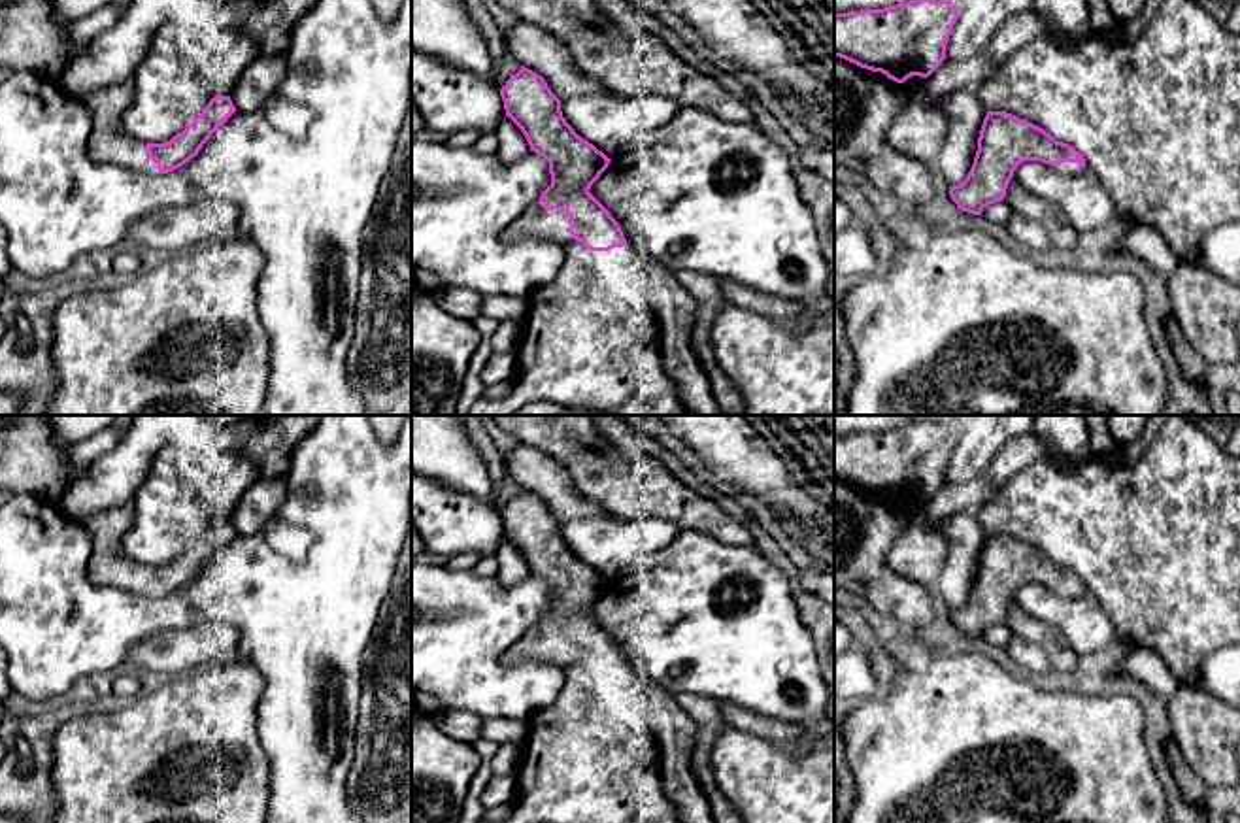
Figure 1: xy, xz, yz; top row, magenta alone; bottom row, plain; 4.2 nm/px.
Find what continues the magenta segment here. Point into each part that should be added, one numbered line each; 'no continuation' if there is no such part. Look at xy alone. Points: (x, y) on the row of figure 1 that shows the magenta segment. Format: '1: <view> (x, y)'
1: xy (108, 142)

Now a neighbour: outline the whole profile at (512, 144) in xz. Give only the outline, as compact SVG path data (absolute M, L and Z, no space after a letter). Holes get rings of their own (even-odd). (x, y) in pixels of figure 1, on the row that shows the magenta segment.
M510 117L502 119L494 136L498 138L498 149L494 157L502 164L521 160L530 151L525 134Z

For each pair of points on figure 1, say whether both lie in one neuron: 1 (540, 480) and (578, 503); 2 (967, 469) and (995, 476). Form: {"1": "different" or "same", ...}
{"1": "same", "2": "different"}

